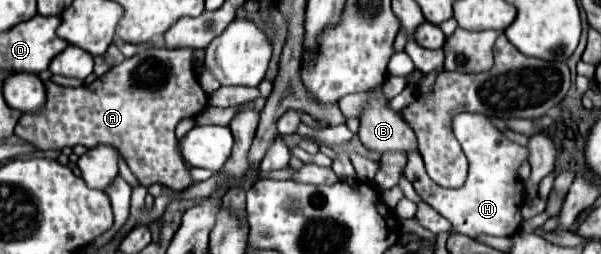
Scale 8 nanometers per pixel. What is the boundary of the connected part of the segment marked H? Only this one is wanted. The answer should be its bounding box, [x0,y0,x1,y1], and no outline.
[404,112,528,238]

